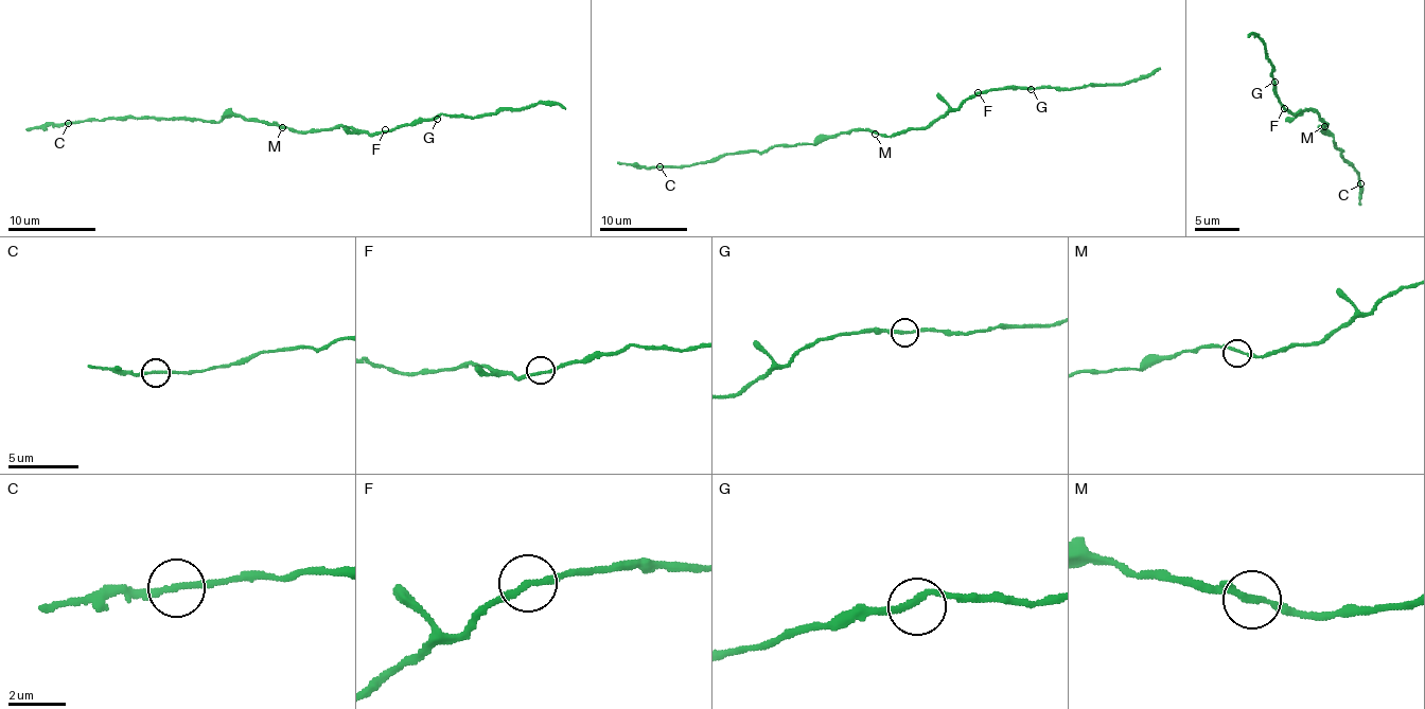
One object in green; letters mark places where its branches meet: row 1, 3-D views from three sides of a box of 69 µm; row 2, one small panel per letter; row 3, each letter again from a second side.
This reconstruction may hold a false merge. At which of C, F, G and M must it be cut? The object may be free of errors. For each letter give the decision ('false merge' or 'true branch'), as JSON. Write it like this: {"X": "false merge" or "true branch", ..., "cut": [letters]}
{"C": "true branch", "F": "true branch", "G": "true branch", "M": "true branch", "cut": []}

